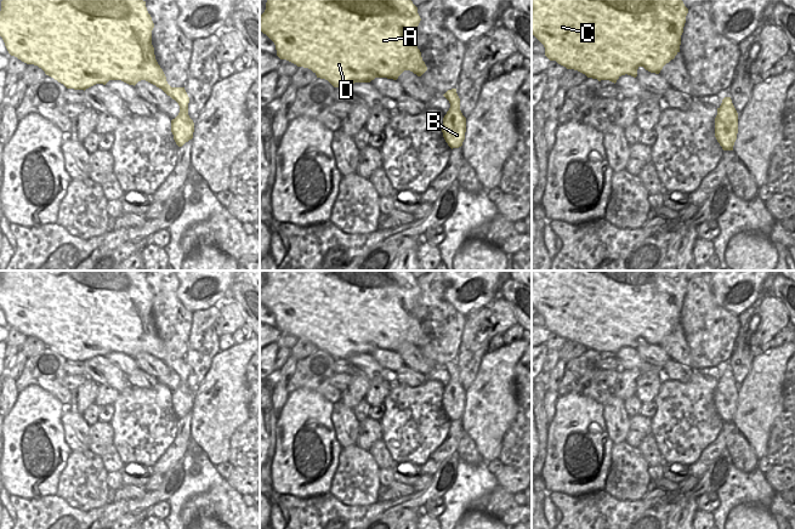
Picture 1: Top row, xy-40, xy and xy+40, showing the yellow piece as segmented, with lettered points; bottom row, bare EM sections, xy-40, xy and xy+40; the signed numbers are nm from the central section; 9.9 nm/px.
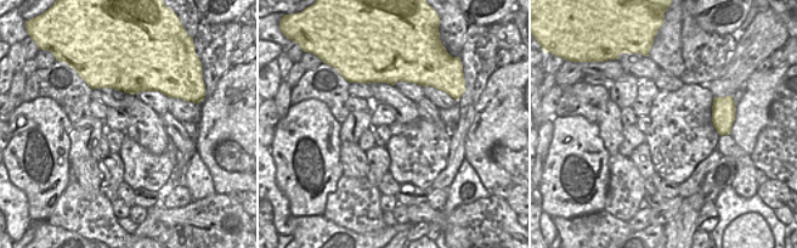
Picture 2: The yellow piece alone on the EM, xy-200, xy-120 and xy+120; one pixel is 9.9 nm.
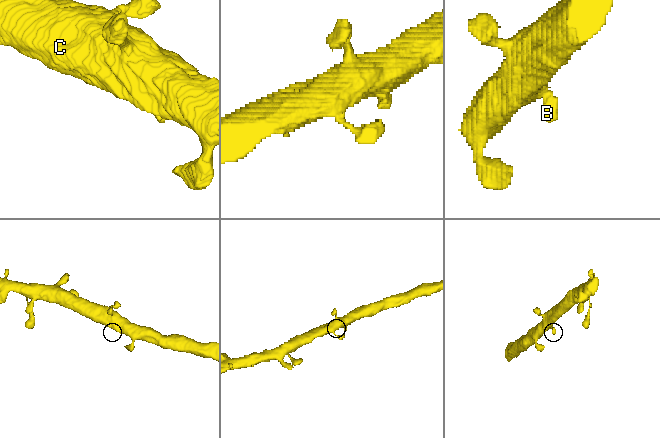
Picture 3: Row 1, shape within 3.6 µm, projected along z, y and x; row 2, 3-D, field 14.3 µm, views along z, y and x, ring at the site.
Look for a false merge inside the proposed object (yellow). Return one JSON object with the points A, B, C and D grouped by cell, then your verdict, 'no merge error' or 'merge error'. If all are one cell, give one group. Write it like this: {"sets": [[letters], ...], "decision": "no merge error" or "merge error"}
{"sets": [["A", "B", "C", "D"]], "decision": "no merge error"}

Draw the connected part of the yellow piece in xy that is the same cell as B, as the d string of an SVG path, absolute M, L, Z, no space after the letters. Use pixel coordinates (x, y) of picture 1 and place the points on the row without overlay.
M456 360L448 362L443 368L450 375L450 380L443 389L443 409L452 421L459 420L465 411L466 389L460 382L460 370Z

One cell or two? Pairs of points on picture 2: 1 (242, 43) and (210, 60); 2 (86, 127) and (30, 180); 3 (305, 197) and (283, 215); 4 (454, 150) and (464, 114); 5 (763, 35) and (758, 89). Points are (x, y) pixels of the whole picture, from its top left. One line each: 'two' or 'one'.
1: two
2: two
3: two
4: one
5: two

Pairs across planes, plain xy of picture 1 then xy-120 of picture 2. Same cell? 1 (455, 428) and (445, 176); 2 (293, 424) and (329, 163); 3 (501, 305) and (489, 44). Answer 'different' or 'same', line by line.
1: same
2: same
3: different

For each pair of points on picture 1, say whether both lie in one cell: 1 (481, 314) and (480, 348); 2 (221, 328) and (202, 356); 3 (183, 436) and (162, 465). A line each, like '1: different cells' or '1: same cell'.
1: same cell
2: different cells
3: same cell

